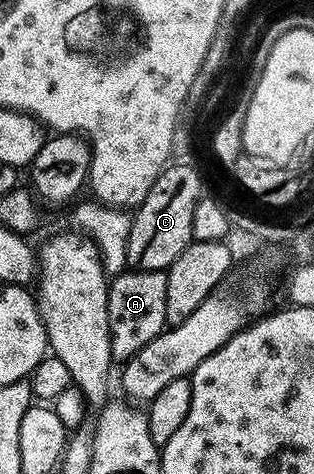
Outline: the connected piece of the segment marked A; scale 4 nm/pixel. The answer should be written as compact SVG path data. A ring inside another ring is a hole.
M124 270L109 284L108 319L114 362L124 363L134 357L151 339L166 328L167 277L164 270Z

